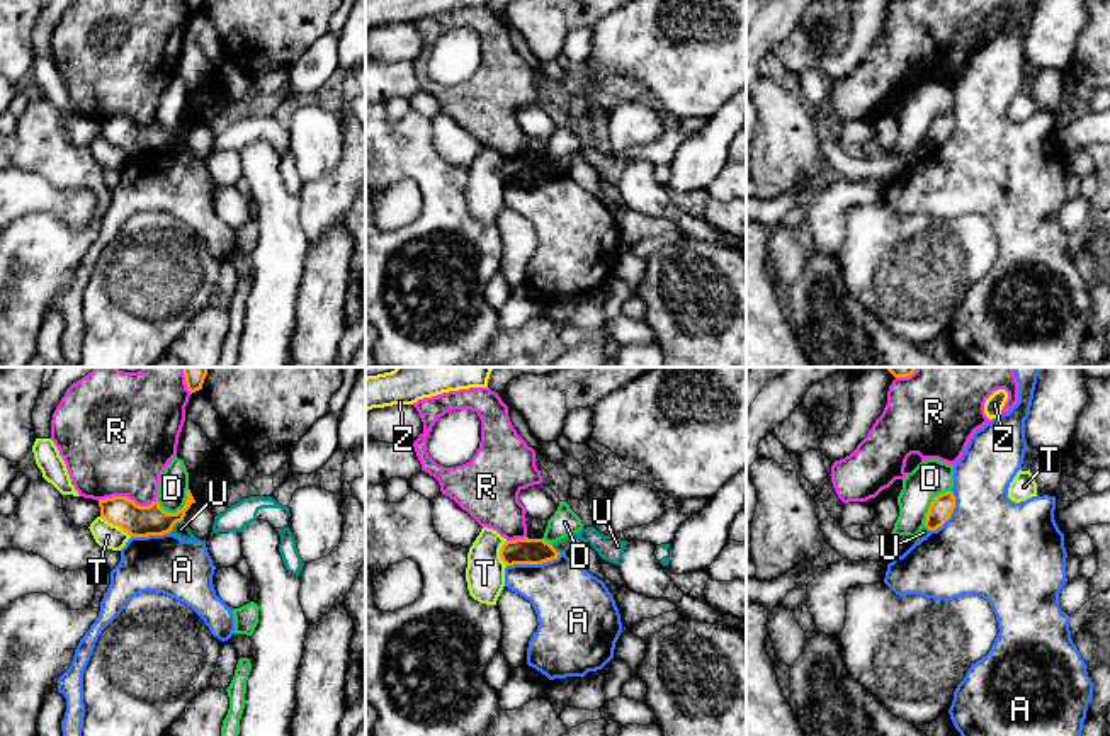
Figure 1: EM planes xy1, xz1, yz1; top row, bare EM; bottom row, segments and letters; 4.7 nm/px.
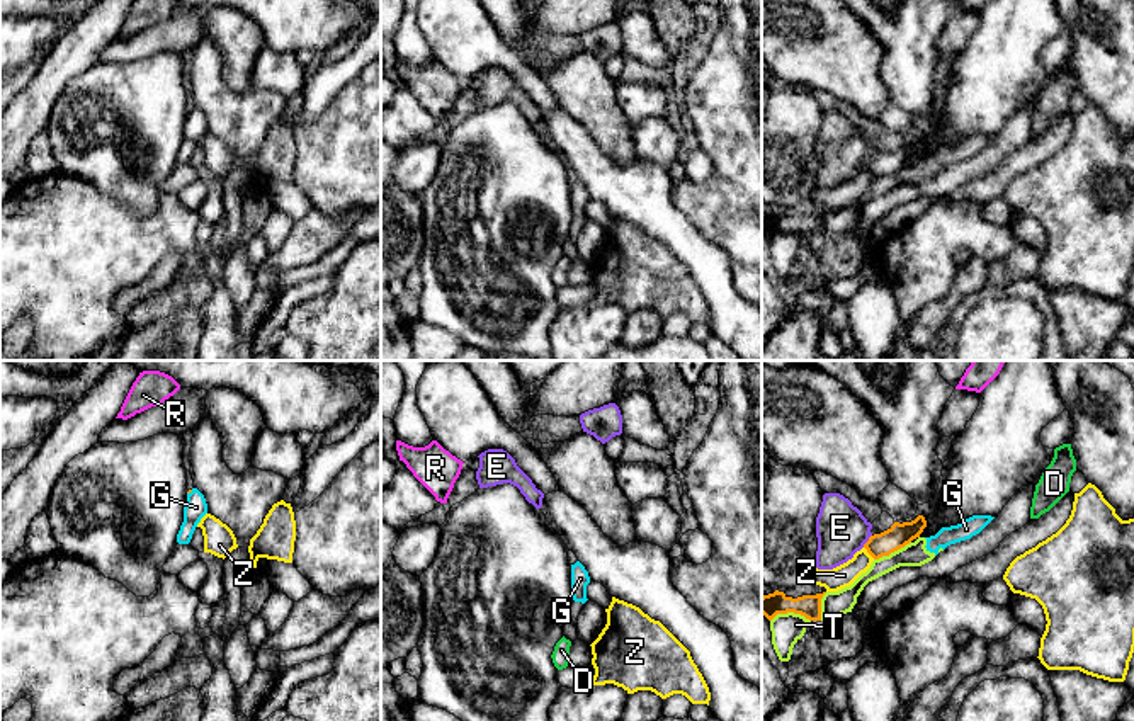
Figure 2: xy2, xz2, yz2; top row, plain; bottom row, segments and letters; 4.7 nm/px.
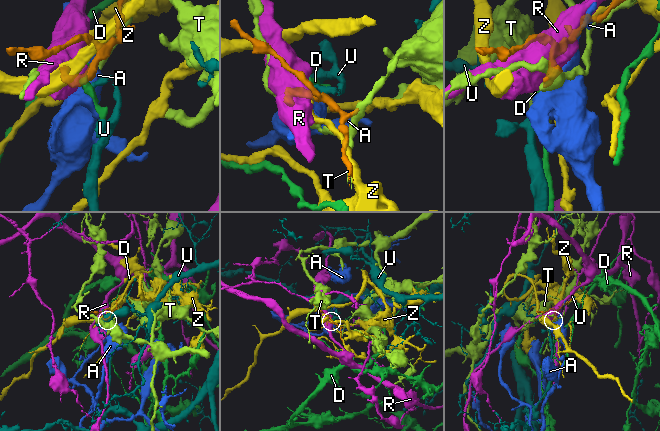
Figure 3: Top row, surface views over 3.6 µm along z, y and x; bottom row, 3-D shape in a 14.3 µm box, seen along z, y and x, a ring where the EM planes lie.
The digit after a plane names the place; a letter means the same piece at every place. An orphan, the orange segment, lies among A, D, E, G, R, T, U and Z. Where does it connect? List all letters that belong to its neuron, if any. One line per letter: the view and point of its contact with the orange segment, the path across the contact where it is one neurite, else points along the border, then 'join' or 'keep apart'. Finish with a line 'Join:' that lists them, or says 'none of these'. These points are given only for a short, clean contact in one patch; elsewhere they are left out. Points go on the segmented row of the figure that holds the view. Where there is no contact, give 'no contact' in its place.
A: contact xz1 (534, 563); keep apart
D: contact xy1 (179, 510); border xy1 (187, 488), (187, 498), (175, 512), (165, 512), (158, 505); keep apart
E: contact yz2 (867, 541); border yz2 (871, 534), (862, 546); keep apart
G: contact xy2 (189, 492); way xy2 (189, 490), (189, 492), (196, 500), (196, 507); join
R: contact xy1 (126, 497); keep apart
T: contact yz2 (789, 611); keep apart
U: contact xy1 (175, 522); border xy1 (182, 519), (170, 531); keep apart
Z: contact yz2 (869, 553); keep apart
Join: G

